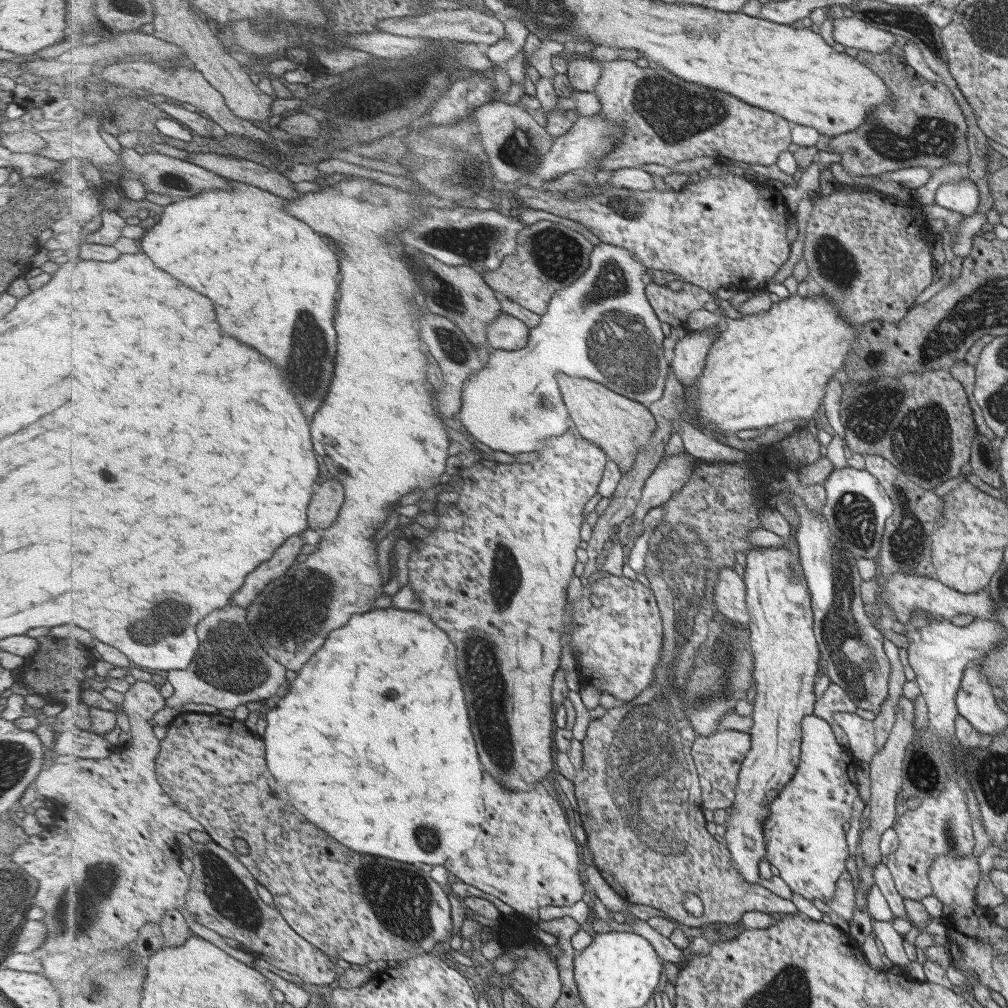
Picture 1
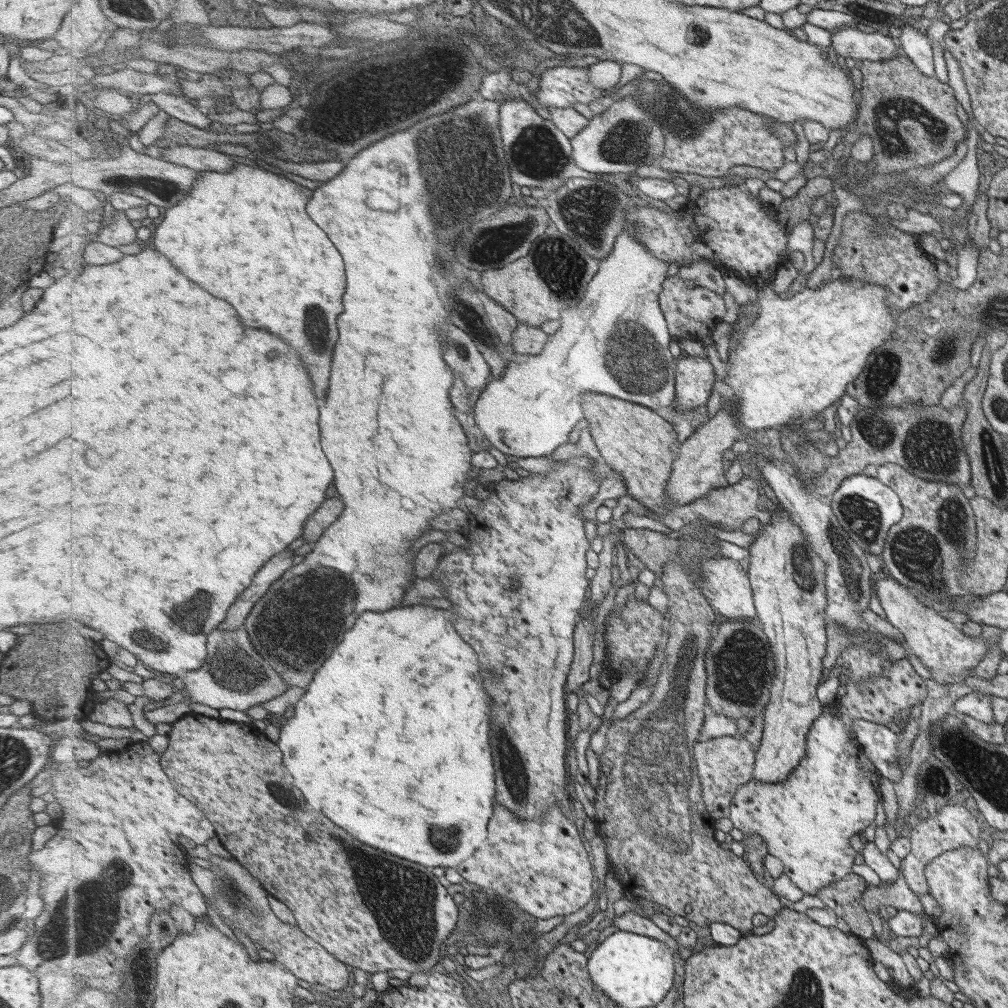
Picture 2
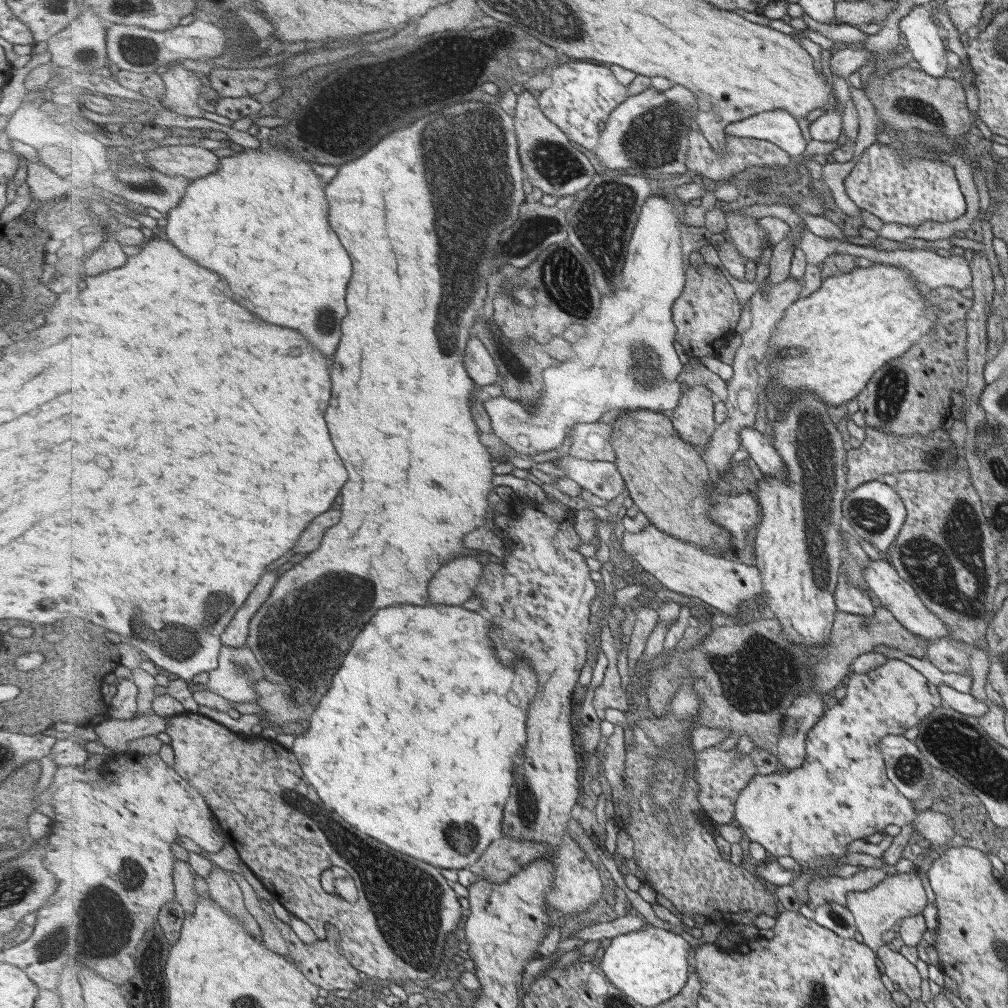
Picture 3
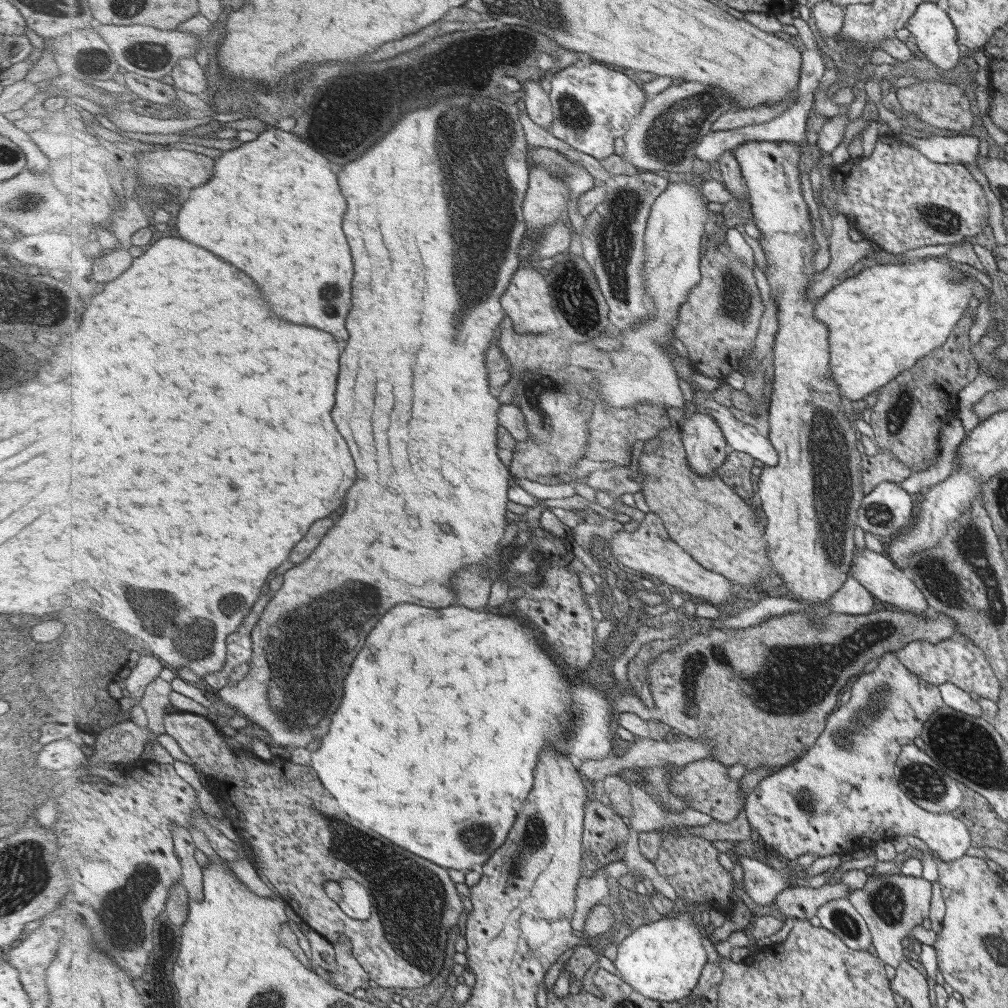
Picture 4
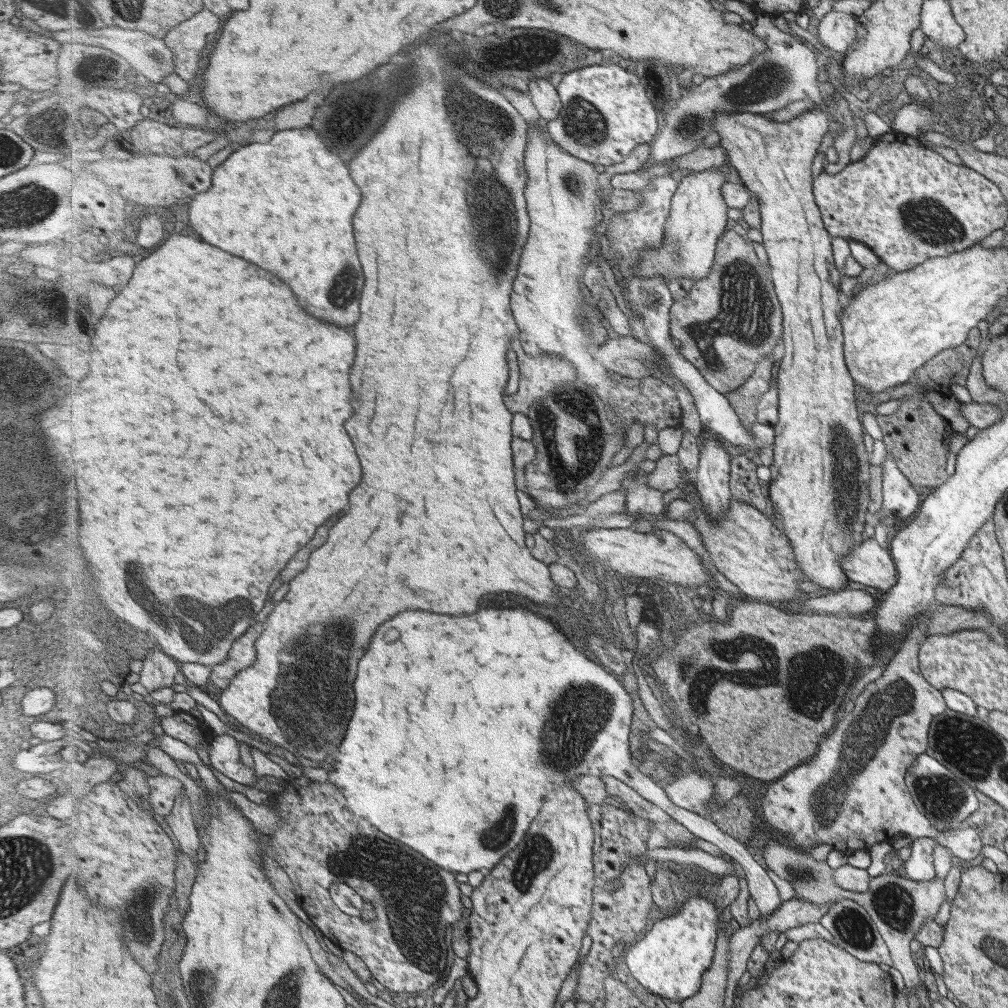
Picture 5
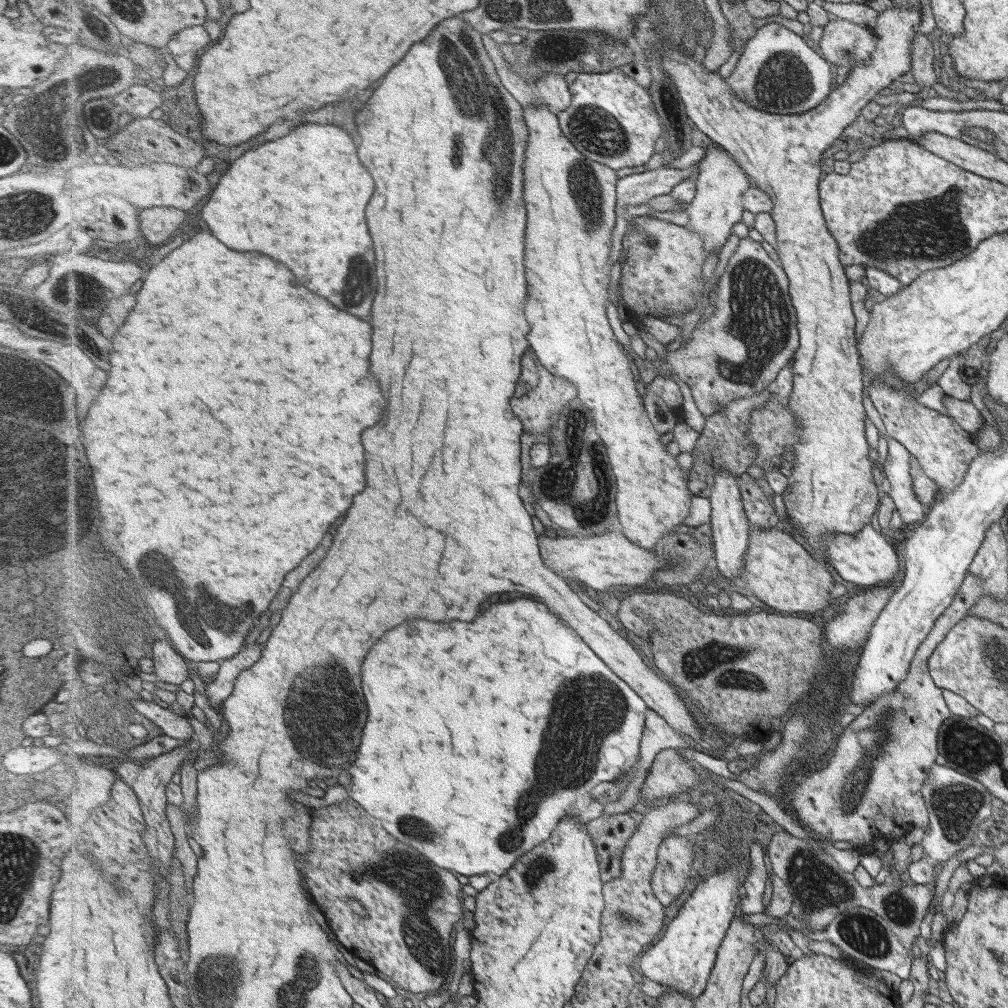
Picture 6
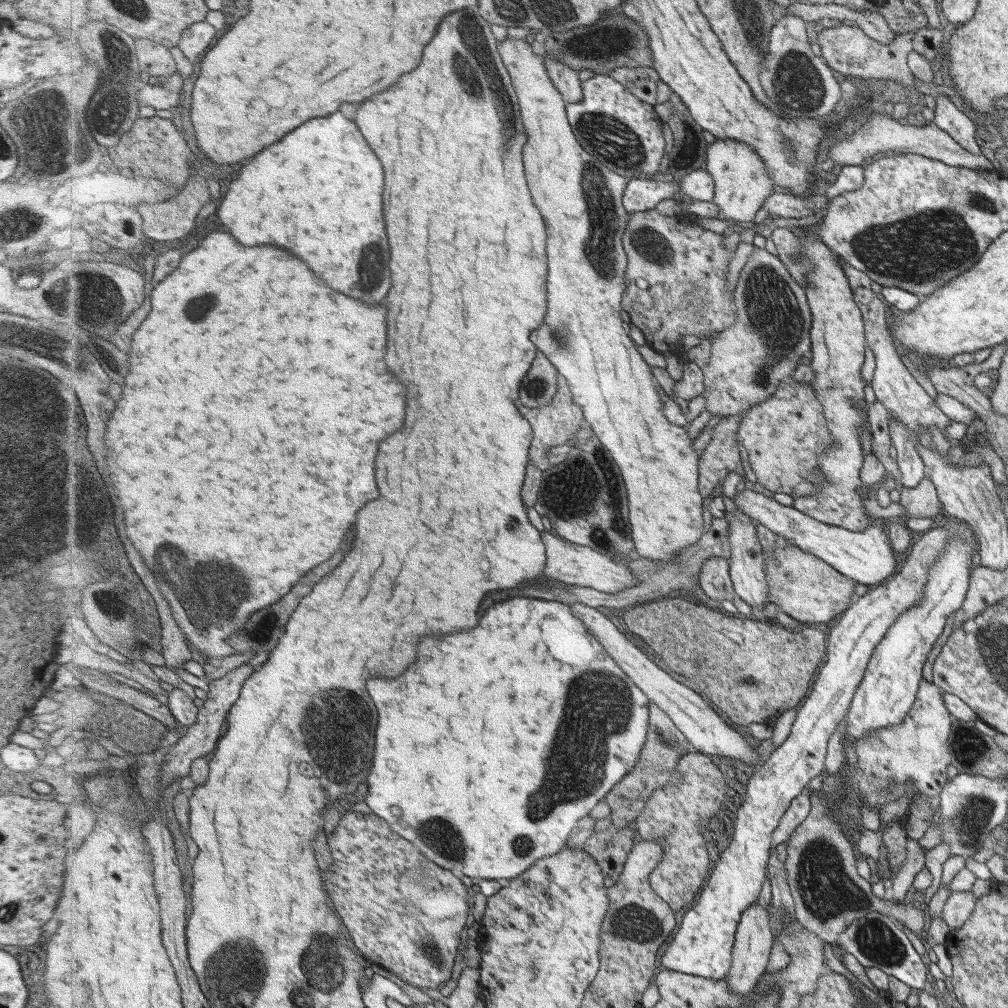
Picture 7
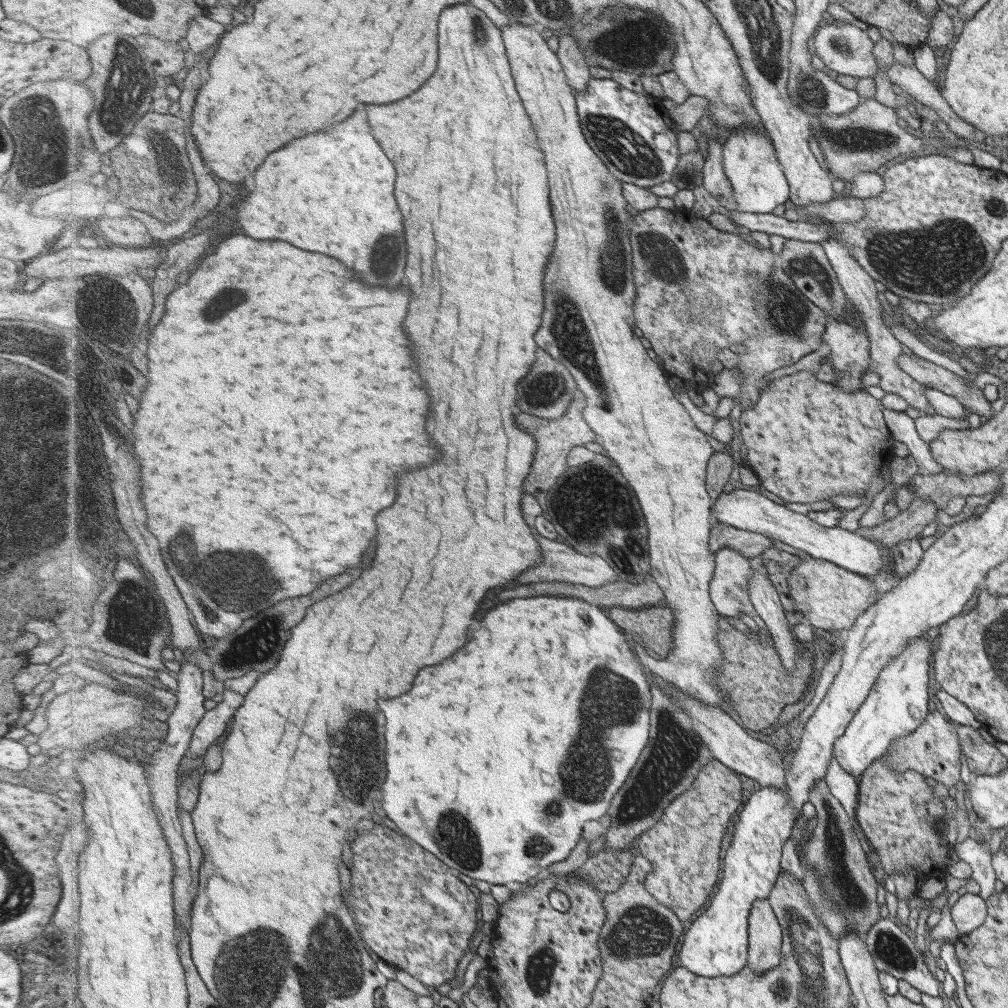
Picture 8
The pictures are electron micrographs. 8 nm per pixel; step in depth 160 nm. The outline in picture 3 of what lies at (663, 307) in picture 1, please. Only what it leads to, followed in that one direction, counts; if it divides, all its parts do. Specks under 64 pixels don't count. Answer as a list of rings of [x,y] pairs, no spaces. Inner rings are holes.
[[[707,263],[701,269],[688,267],[687,284],[674,304],[674,321],[678,326],[678,343],[689,357],[701,355],[717,356],[719,342],[727,345],[735,339],[734,331],[741,314],[742,305],[731,289],[731,282],[717,267]]]

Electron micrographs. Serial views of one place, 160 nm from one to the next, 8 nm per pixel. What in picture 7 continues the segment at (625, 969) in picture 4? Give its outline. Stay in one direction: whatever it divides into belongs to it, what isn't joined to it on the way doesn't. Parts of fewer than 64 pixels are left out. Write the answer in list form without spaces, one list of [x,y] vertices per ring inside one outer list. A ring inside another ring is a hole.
[[[934,526],[933,528],[924,531],[922,538],[920,537],[917,541],[914,541],[911,545],[907,553],[902,556],[902,561],[900,565],[899,572],[897,574],[891,575],[891,578],[888,579],[887,582],[877,584],[875,587],[868,589],[868,591],[858,598],[855,602],[852,602],[841,614],[839,621],[835,620],[835,625],[831,627],[829,630],[829,636],[827,639],[827,650],[826,650],[826,657],[827,660],[823,663],[823,666],[819,667],[819,675],[818,678],[815,679],[815,685],[813,686],[813,690],[811,690],[811,694],[807,694],[807,698],[803,700],[803,703],[800,704],[797,712],[795,714],[795,719],[791,724],[789,735],[785,738],[785,741],[775,748],[773,753],[765,760],[764,764],[757,764],[754,766],[753,775],[749,777],[747,781],[747,785],[745,786],[746,792],[743,793],[744,799],[741,802],[740,806],[733,811],[736,818],[734,819],[734,829],[731,835],[730,845],[722,852],[721,856],[717,856],[717,865],[715,870],[712,871],[711,878],[708,879],[707,886],[703,889],[703,894],[700,894],[699,900],[695,905],[692,905],[691,909],[689,909],[685,914],[681,922],[681,926],[679,927],[678,932],[675,934],[672,942],[669,943],[667,946],[664,947],[662,952],[662,956],[660,956],[660,960],[663,963],[665,969],[676,970],[685,974],[692,974],[695,976],[705,977],[705,978],[712,978],[715,980],[721,980],[726,978],[731,970],[731,949],[733,946],[734,941],[734,934],[736,931],[737,923],[739,922],[741,913],[750,905],[753,904],[759,894],[759,890],[761,890],[761,884],[763,884],[763,880],[765,880],[765,866],[767,866],[767,858],[769,858],[769,842],[771,842],[771,832],[777,828],[777,822],[779,822],[779,818],[783,816],[783,812],[787,810],[789,804],[791,804],[791,800],[803,790],[803,786],[811,780],[811,778],[815,778],[819,772],[821,772],[821,764],[823,764],[823,760],[825,760],[825,748],[827,748],[827,740],[829,740],[829,734],[833,734],[833,730],[835,730],[835,726],[839,724],[839,720],[845,716],[845,712],[847,712],[847,706],[851,703],[851,698],[853,697],[853,693],[855,693],[855,689],[859,687],[859,683],[861,683],[861,679],[863,679],[863,671],[865,671],[865,667],[867,666],[867,661],[871,656],[871,653],[874,651],[875,646],[877,643],[882,640],[887,632],[887,629],[894,623],[894,620],[898,619],[898,616],[908,608],[915,606],[922,600],[924,597],[924,586],[927,582],[927,575],[928,569],[931,567],[932,562],[936,560],[936,557],[939,556],[940,552],[944,550],[944,544],[948,540],[948,532],[943,527]]]

